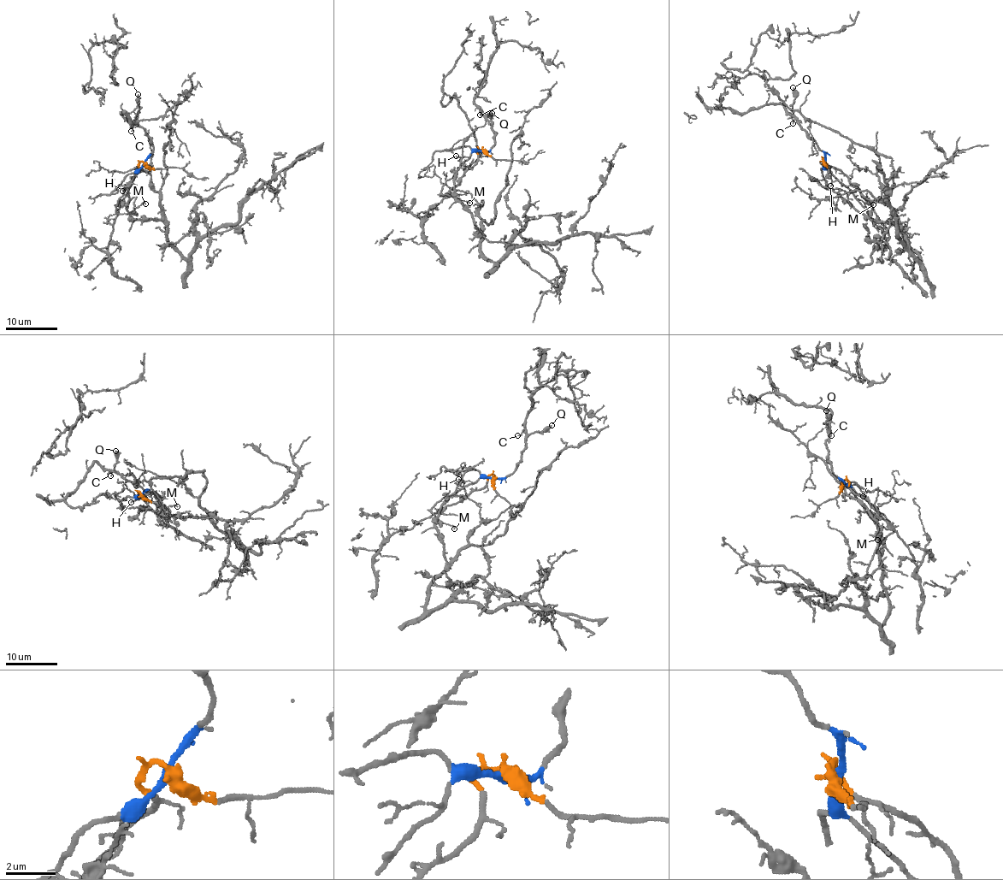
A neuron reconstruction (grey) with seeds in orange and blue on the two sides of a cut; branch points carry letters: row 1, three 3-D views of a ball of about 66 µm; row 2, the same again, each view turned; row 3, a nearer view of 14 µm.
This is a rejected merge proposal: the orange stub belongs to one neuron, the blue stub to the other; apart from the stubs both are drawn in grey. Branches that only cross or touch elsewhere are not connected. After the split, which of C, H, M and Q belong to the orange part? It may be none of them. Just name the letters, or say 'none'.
none

